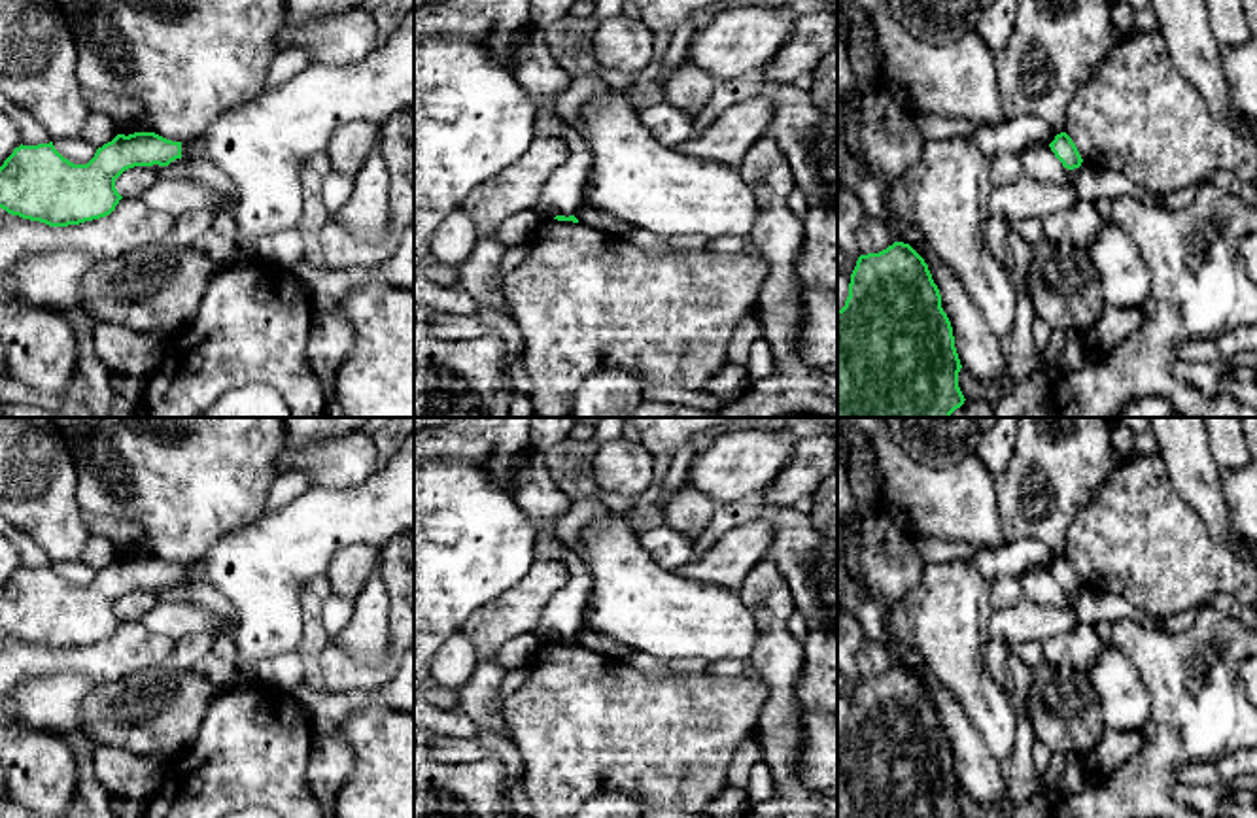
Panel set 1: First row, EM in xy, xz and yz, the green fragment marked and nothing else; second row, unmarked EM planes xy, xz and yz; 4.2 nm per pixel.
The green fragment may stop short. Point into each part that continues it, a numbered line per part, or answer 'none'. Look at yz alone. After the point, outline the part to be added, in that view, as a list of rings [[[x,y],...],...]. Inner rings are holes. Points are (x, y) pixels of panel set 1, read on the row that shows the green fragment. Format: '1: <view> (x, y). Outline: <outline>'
none

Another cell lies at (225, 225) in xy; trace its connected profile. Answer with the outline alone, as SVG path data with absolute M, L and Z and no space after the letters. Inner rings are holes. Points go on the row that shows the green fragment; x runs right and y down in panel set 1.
M219 212L214 219L212 229L223 236L225 240L232 240L236 242L238 236L238 225L236 219L232 215L232 212Z

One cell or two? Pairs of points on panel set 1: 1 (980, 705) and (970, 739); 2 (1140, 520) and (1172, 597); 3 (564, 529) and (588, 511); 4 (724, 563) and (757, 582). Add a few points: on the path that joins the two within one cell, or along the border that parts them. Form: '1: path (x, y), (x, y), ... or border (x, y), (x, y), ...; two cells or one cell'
1: border (947, 688), (998, 762); two cells
2: path (1142, 539), (1167, 563), (1172, 579); one cell
3: path (569, 526), (583, 512); one cell
4: border (764, 554), (736, 590); two cells

